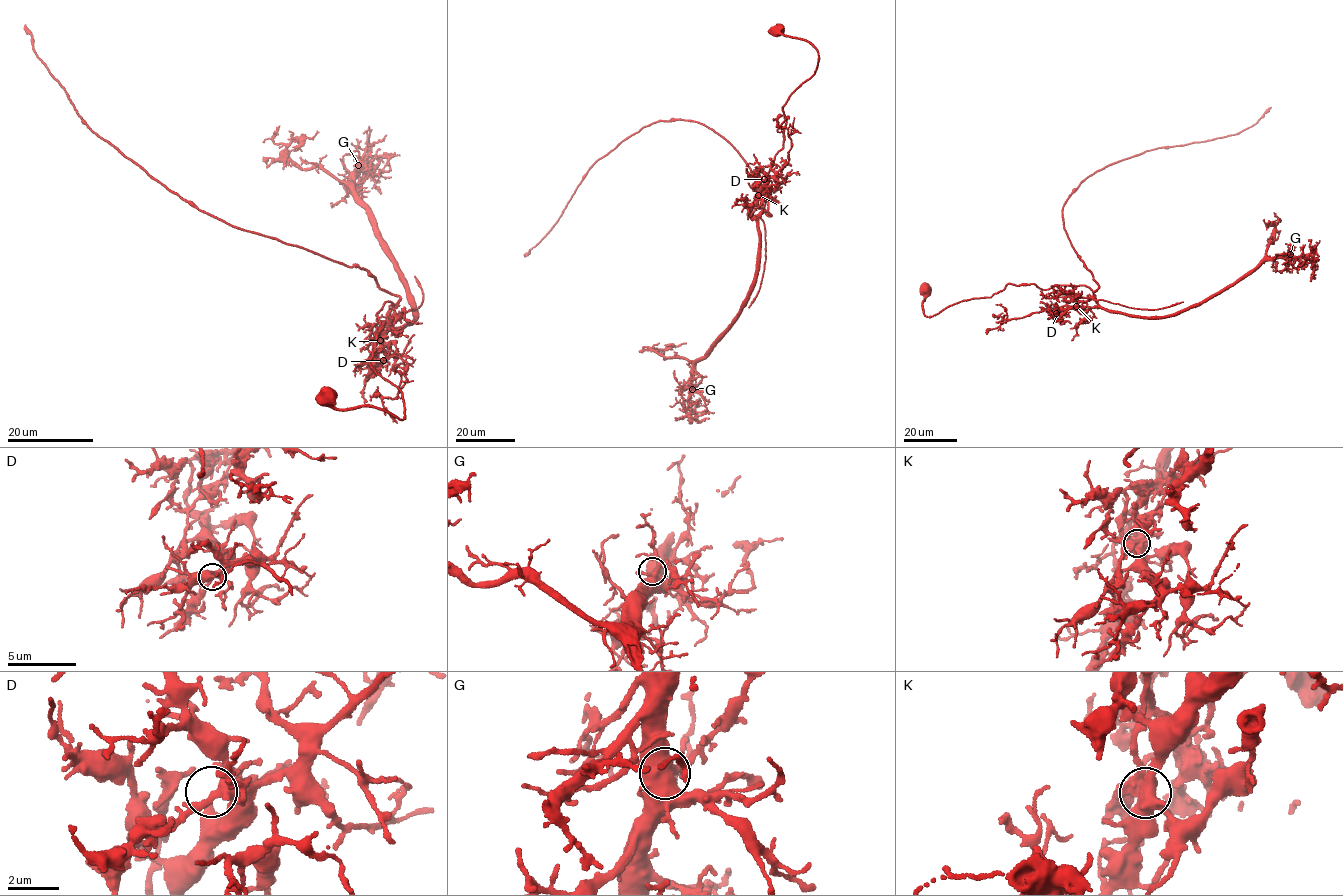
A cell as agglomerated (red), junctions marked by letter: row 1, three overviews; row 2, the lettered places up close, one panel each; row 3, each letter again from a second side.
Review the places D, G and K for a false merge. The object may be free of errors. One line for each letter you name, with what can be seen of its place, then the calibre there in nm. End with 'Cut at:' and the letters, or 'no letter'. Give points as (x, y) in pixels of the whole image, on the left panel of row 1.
K: at (380, 340); 480 nm thick
Cut at: K

